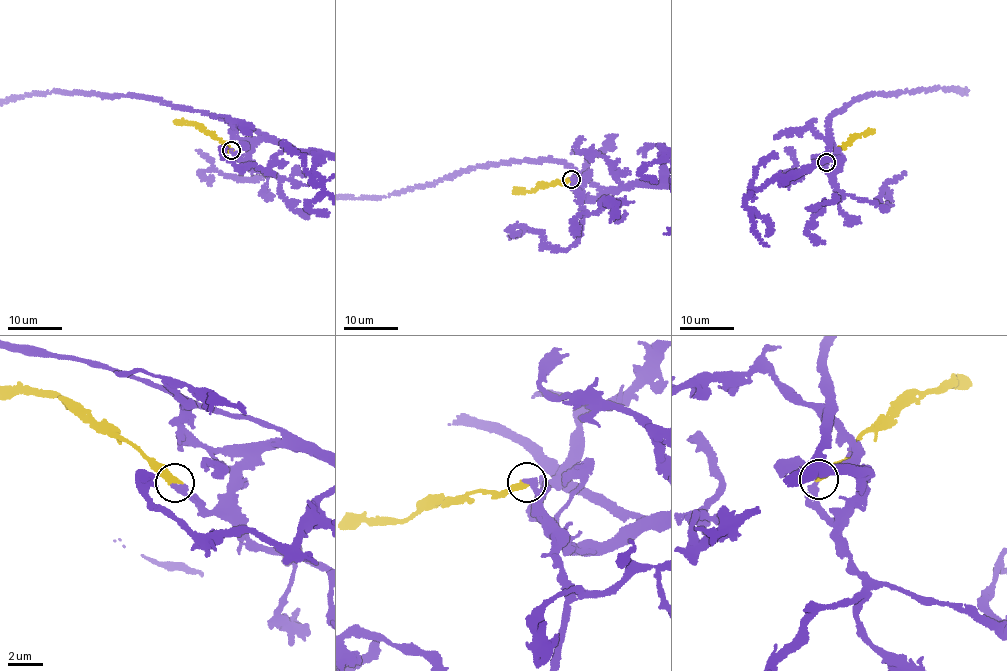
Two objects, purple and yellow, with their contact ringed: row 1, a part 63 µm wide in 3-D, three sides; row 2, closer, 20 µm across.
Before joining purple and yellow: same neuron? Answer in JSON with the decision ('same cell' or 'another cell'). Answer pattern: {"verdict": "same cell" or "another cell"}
{"verdict": "same cell"}

